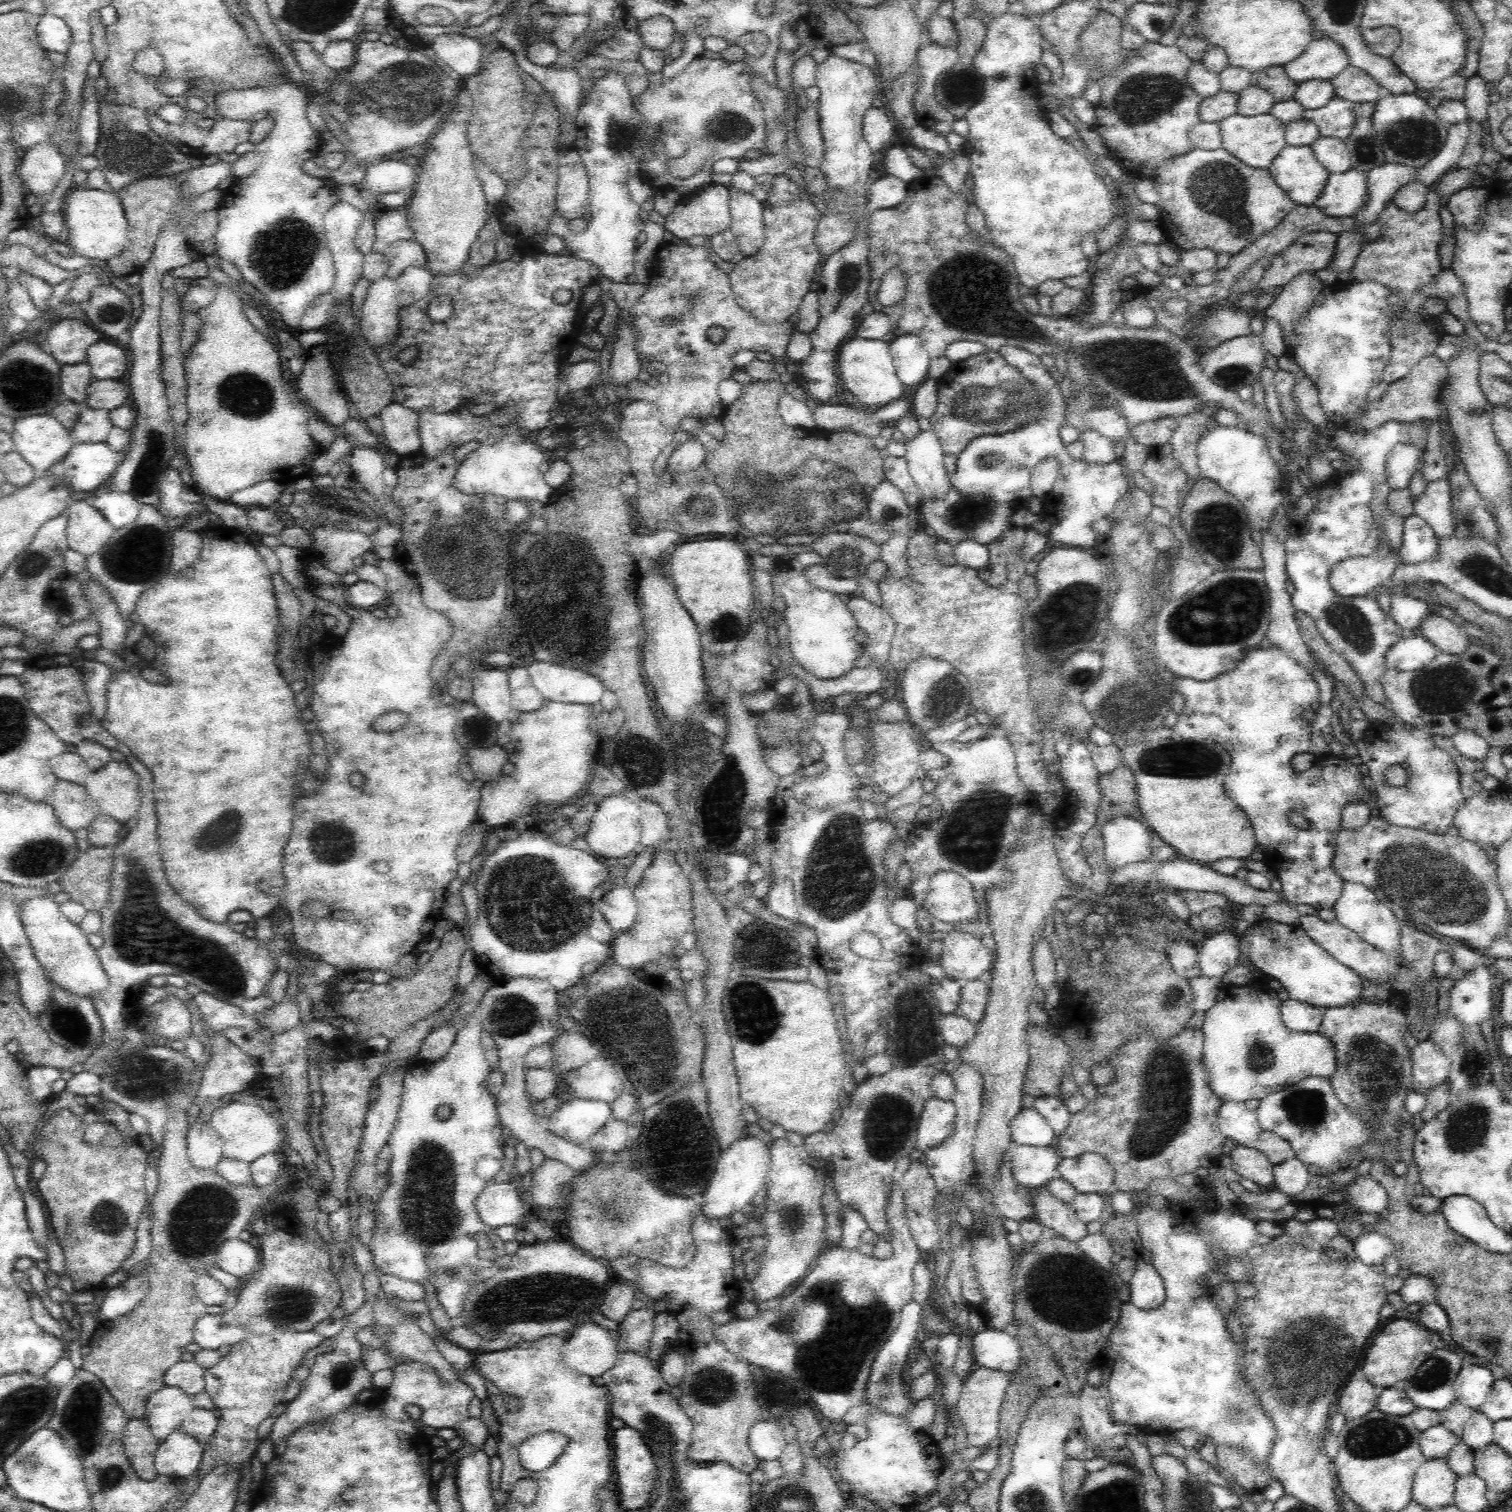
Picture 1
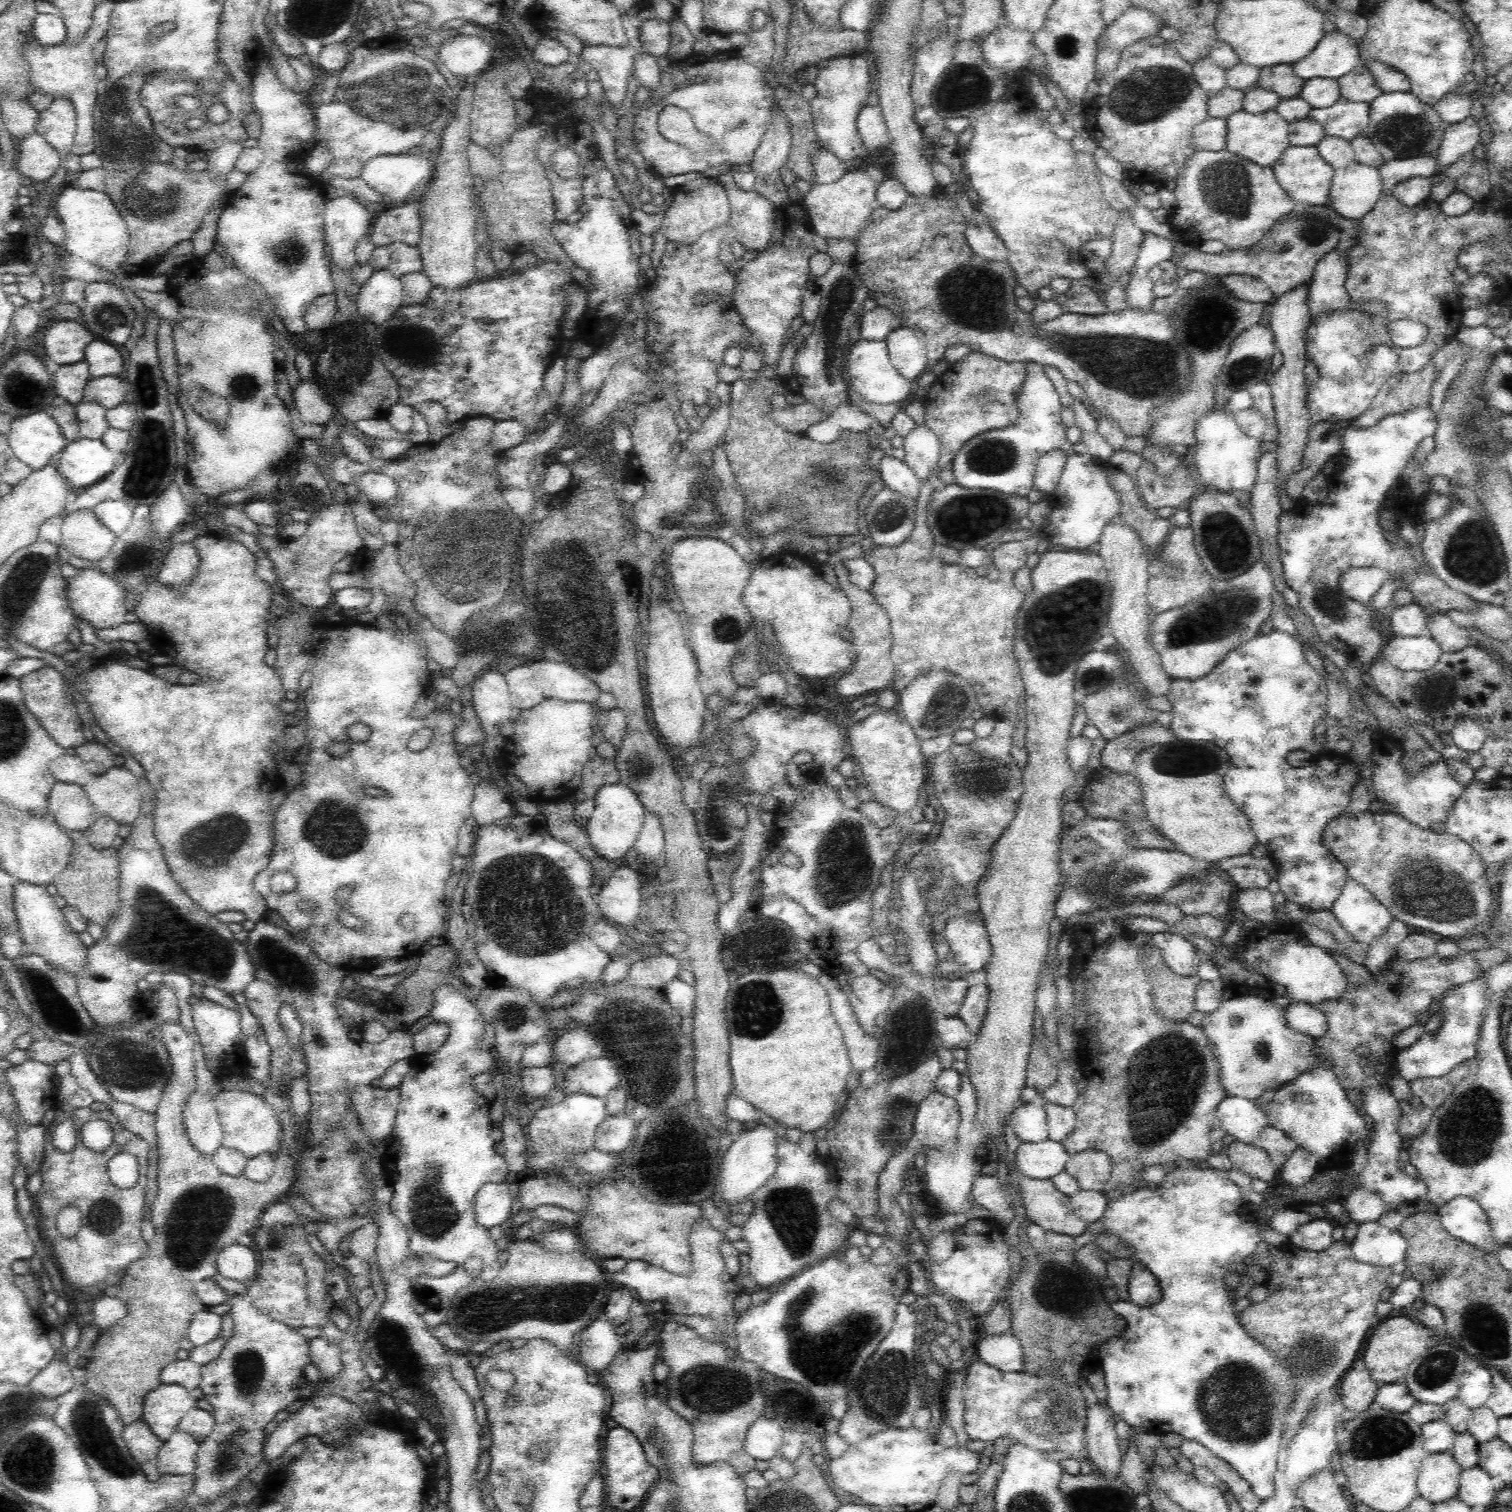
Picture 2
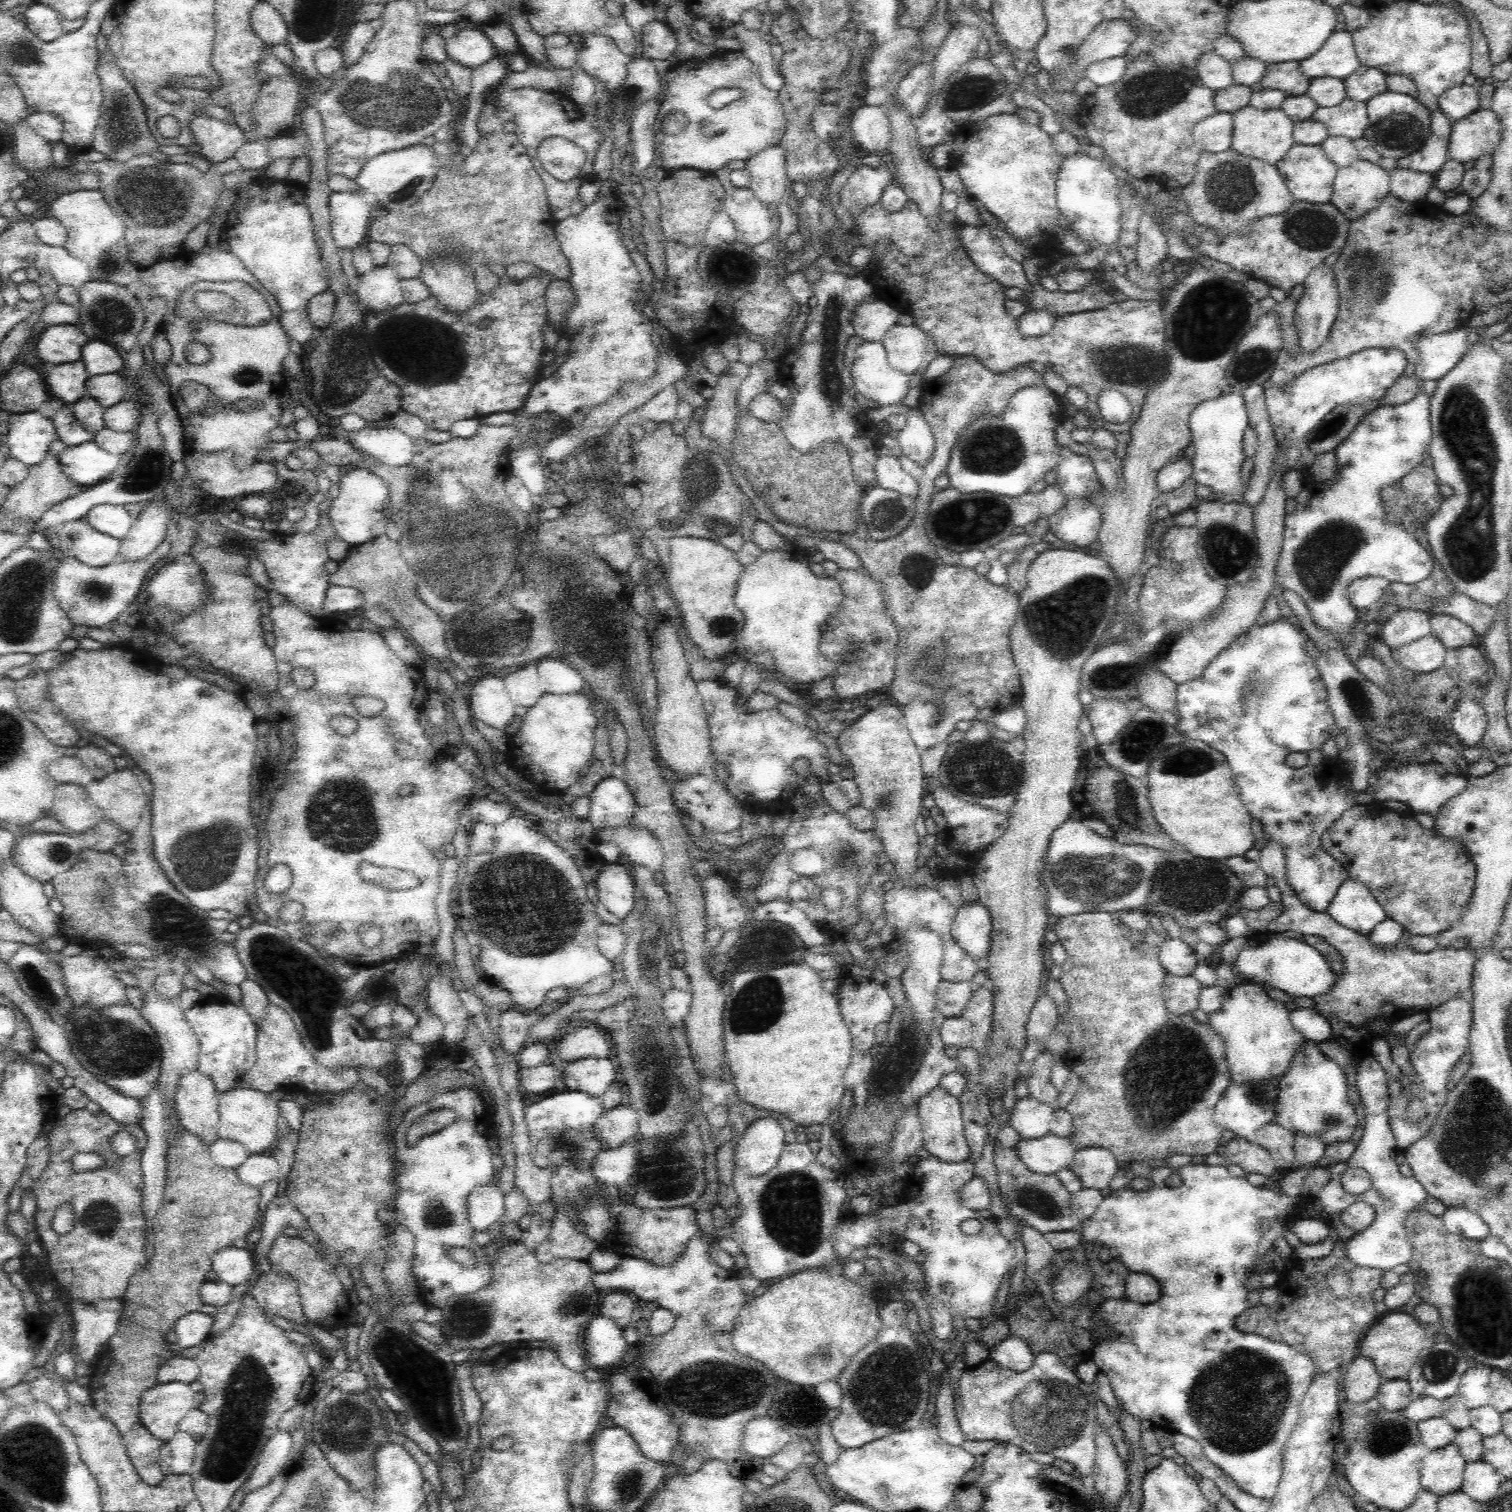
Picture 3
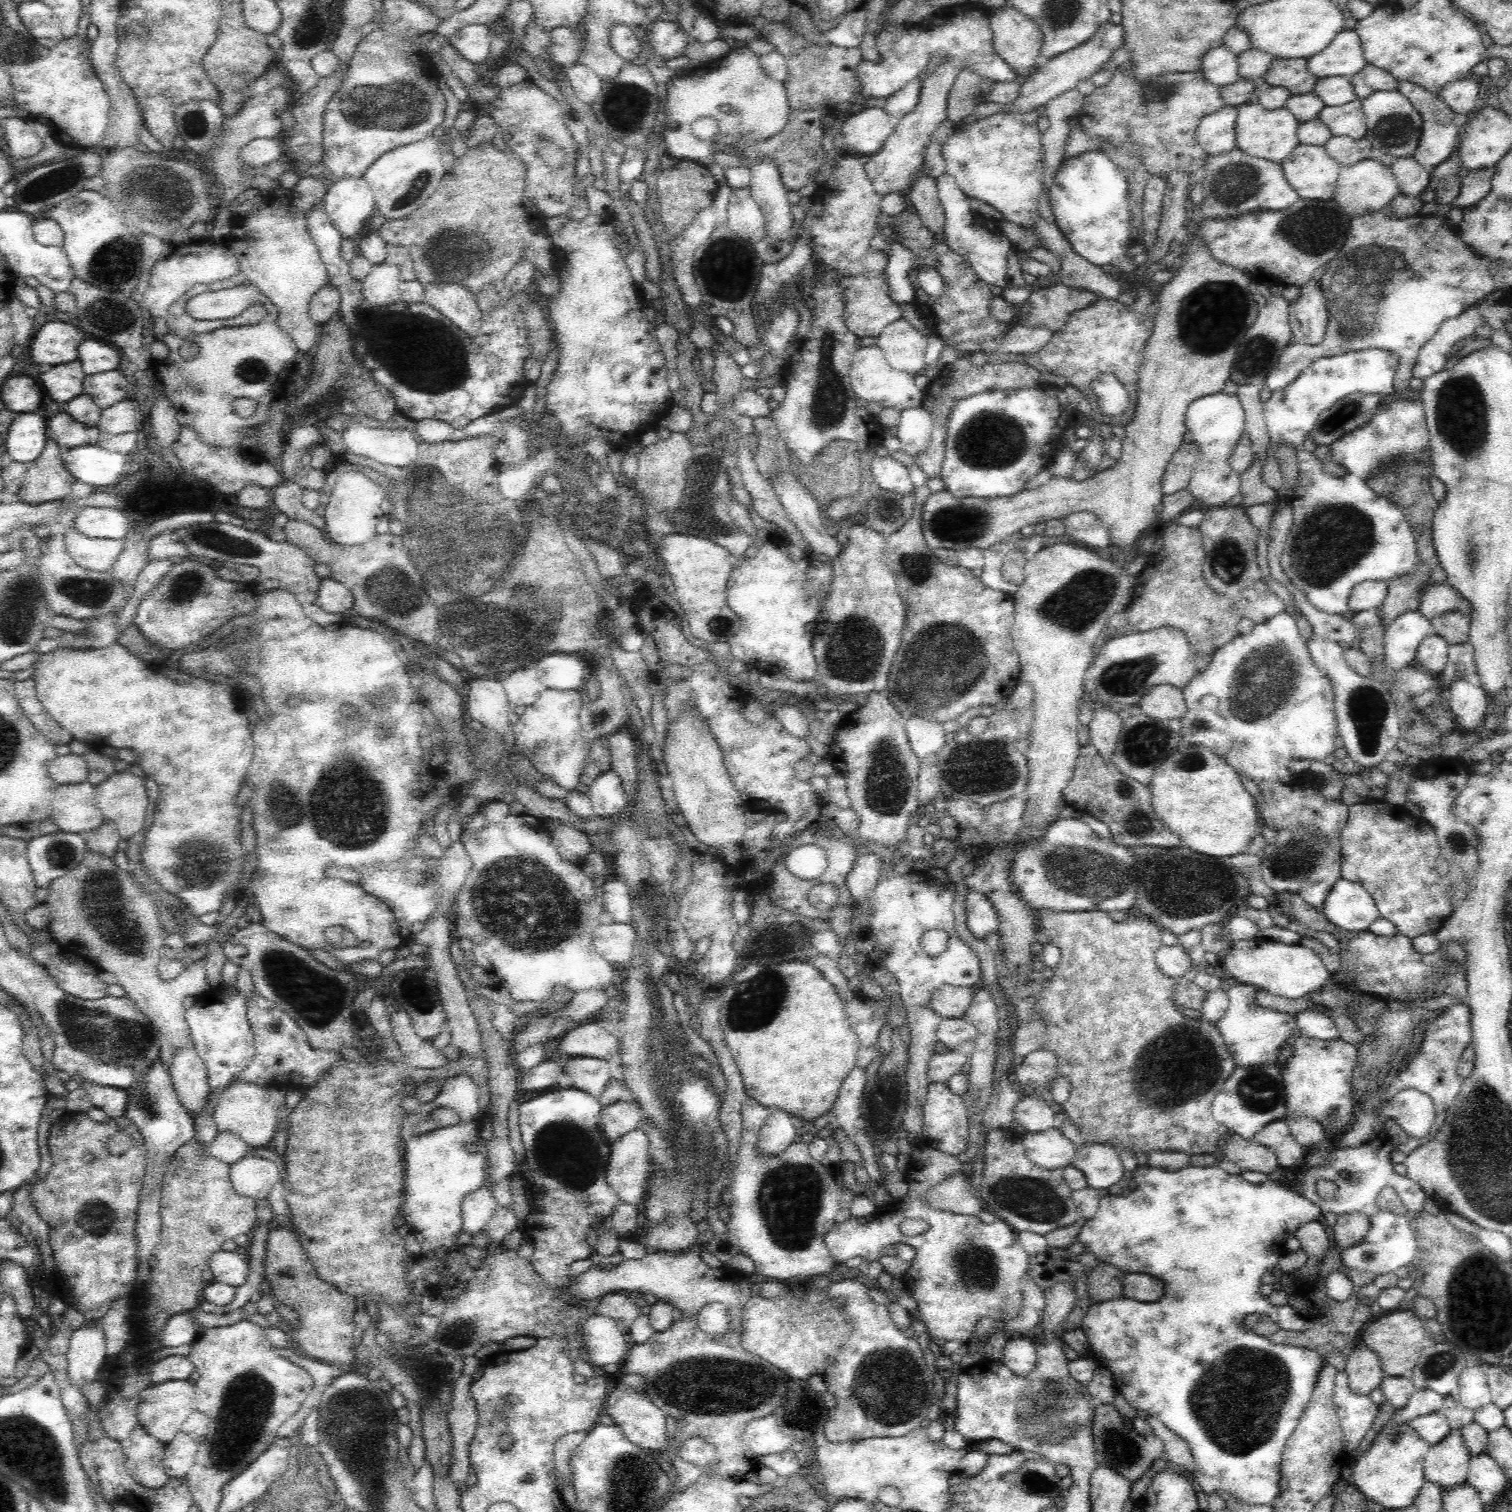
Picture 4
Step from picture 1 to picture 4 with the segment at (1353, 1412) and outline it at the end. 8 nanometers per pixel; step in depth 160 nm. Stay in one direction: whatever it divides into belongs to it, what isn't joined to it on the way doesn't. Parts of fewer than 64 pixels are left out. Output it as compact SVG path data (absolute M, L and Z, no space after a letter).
M1357 1343L1346 1358L1345 1371L1354 1394L1370 1394L1385 1377L1379 1356L1365 1345Z

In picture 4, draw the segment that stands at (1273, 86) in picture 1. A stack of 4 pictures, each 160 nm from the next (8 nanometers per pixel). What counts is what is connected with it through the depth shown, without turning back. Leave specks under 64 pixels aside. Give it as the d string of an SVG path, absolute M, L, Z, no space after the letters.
M1304 58L1274 59L1264 79L1270 86L1286 88L1291 95L1314 91L1318 78L1310 74Z

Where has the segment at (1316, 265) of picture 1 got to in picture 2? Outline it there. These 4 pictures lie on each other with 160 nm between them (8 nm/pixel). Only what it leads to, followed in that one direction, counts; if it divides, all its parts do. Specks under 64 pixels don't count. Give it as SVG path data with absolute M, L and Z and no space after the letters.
M1296 212L1294 216L1284 216L1270 228L1268 233L1270 233L1272 248L1266 248L1266 250L1257 252L1256 250L1251 250L1251 248L1234 250L1233 248L1225 247L1220 253L1204 253L1194 248L1194 250L1188 251L1186 254L1175 252L1171 260L1180 268L1208 273L1211 279L1215 279L1217 276L1226 276L1226 274L1248 274L1265 282L1270 287L1274 297L1280 297L1286 294L1286 292L1294 290L1293 288L1296 288L1296 286L1310 282L1317 262L1327 252L1334 250L1338 246L1341 232L1329 220L1328 222L1326 220L1327 218L1316 216L1312 212Z

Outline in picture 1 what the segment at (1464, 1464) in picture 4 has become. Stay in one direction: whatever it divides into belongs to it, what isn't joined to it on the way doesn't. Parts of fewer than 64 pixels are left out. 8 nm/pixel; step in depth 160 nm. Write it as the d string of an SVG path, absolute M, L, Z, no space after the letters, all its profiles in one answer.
M1446 1458L1426 1460L1414 1477L1412 1501L1428 1510L1455 1505L1457 1478Z

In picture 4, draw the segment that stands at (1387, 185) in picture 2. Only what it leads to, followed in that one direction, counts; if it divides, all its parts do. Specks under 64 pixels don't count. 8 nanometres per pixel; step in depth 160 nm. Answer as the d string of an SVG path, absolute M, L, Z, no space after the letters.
M1398 81L1397 92L1400 92L1411 102L1414 110L1422 117L1421 137L1414 152L1414 160L1422 166L1438 167L1442 162L1451 158L1459 146L1458 133L1462 117L1456 114L1439 96L1438 93L1430 93L1423 87L1412 82Z

